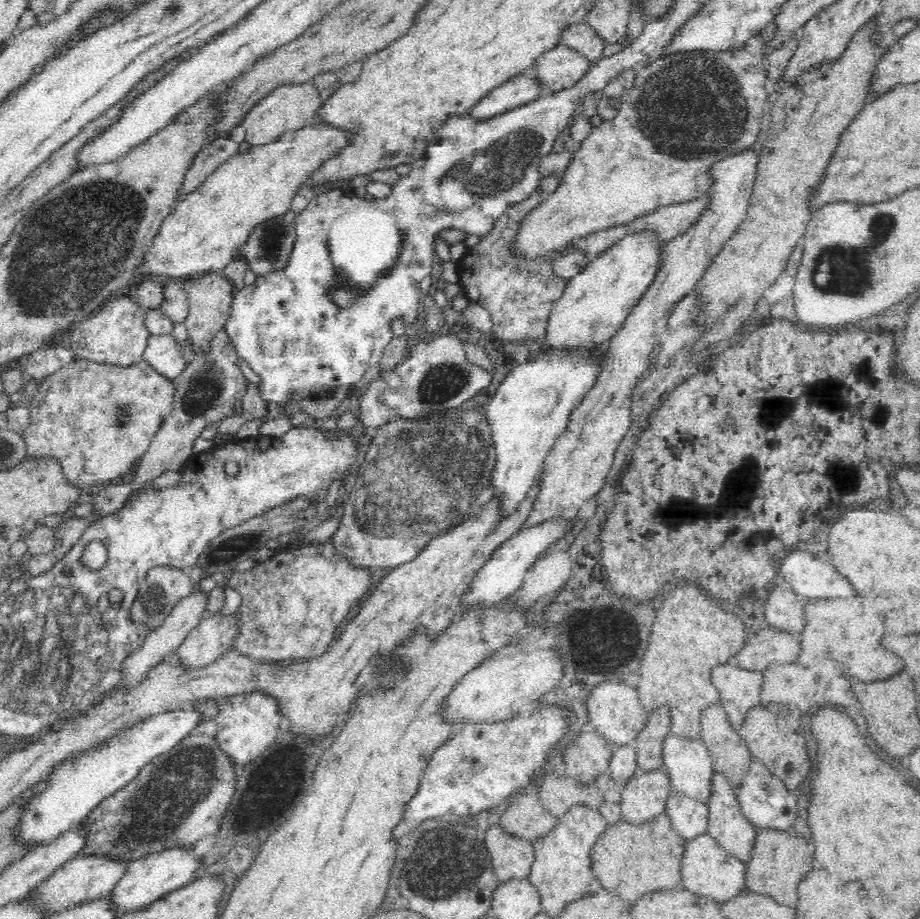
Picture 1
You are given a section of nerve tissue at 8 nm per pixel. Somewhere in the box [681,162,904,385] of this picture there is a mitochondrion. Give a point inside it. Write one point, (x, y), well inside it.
(832, 266)

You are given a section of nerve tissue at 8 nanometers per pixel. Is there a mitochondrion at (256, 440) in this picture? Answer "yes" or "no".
no

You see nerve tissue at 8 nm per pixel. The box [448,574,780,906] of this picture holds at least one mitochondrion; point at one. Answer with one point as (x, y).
(506, 753)

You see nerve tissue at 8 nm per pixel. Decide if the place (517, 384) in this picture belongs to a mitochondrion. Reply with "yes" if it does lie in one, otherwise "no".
no

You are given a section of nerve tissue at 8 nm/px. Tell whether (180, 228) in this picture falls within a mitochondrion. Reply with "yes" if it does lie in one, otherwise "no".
no

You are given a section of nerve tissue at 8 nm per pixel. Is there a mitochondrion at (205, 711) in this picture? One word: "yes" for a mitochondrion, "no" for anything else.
no

